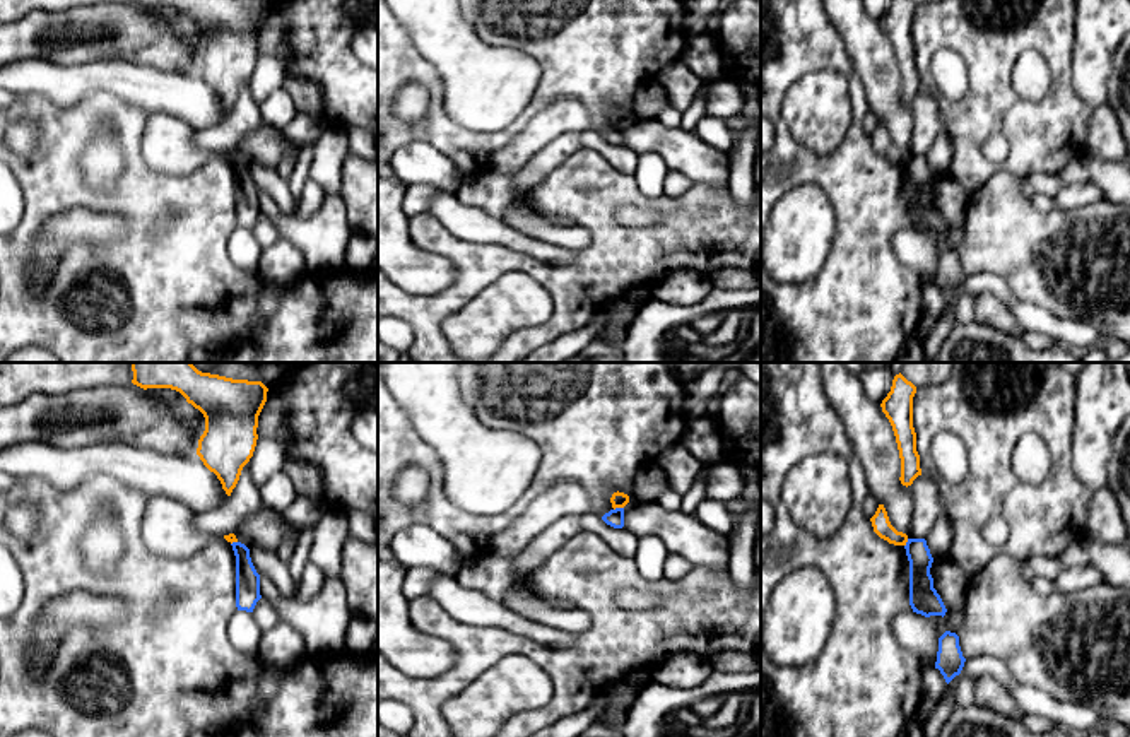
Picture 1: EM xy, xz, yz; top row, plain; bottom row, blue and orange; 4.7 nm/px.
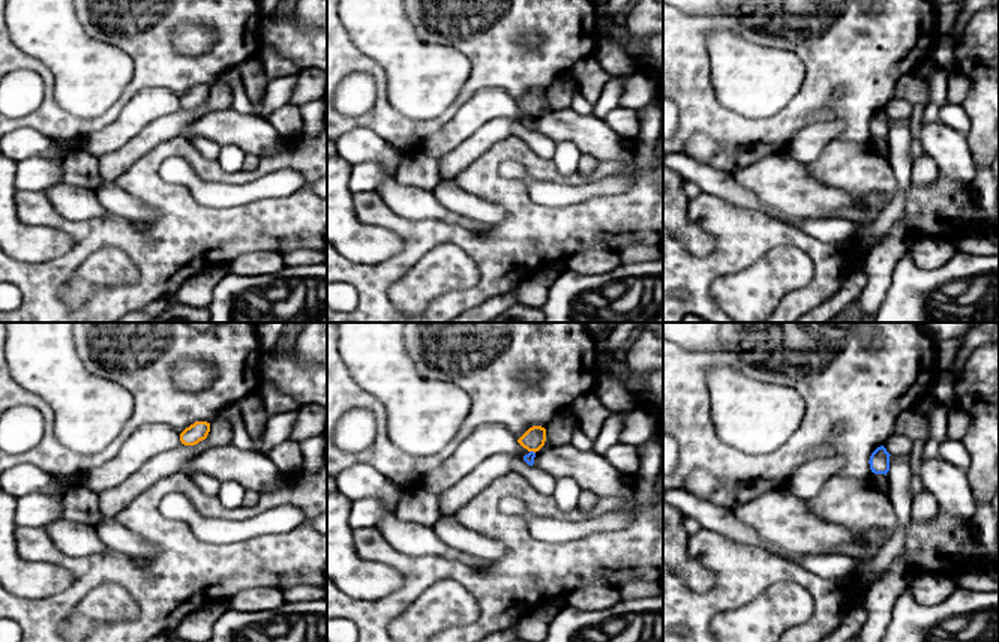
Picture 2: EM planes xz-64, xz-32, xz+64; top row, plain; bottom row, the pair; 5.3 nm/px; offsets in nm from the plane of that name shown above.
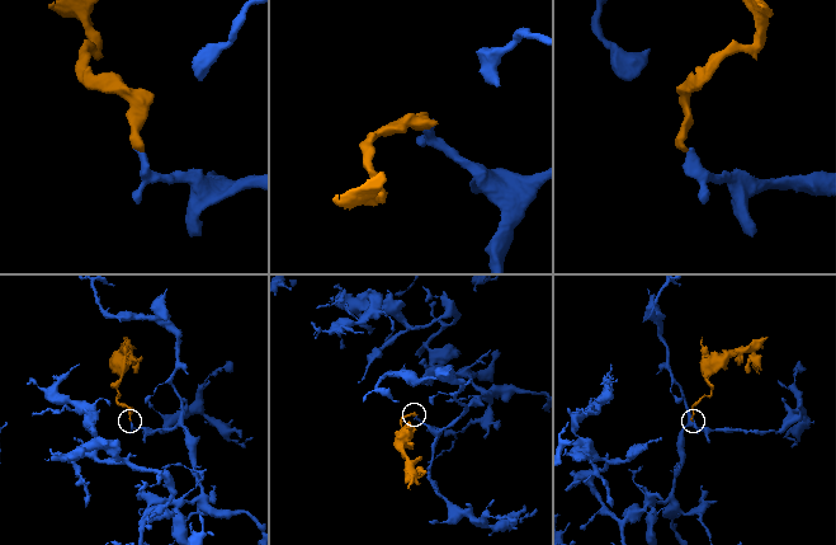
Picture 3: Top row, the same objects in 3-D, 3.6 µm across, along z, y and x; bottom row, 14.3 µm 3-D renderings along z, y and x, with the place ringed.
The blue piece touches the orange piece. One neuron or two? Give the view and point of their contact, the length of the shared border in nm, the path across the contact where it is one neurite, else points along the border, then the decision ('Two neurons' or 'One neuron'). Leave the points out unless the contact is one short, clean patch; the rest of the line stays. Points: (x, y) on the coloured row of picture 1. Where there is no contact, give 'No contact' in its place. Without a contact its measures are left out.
Touches blue at xz (617, 508). Shared border 50 nm. Boundary: xz (623, 507), (614, 510). Two neurons

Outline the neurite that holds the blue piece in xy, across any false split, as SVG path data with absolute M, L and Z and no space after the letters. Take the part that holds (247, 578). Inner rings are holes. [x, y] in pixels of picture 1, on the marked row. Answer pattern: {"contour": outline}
{"contour": "M232 542L236 556L236 607L238 610L253 612L260 595L260 575L256 573L250 549L241 542Z"}

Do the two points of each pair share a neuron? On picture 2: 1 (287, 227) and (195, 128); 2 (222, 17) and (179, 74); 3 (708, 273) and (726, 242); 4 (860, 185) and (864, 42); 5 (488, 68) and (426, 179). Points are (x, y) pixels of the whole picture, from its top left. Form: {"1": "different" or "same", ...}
{"1": "different", "2": "same", "3": "same", "4": "different", "5": "different"}

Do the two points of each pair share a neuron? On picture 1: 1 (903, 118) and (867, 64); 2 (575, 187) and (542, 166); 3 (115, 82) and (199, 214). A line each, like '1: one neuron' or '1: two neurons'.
1: one neuron
2: two neurons
3: two neurons

